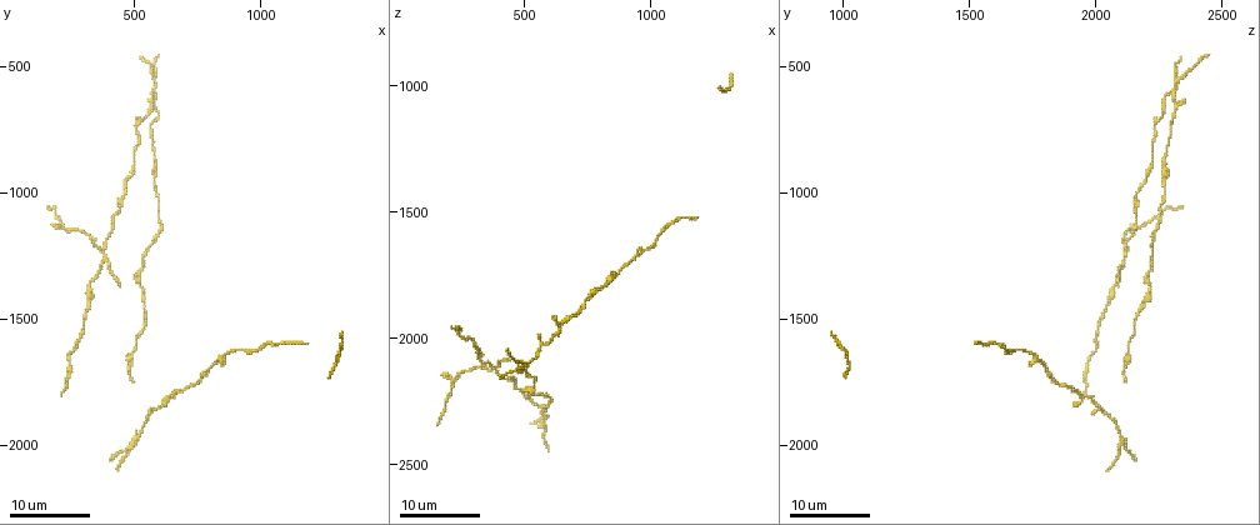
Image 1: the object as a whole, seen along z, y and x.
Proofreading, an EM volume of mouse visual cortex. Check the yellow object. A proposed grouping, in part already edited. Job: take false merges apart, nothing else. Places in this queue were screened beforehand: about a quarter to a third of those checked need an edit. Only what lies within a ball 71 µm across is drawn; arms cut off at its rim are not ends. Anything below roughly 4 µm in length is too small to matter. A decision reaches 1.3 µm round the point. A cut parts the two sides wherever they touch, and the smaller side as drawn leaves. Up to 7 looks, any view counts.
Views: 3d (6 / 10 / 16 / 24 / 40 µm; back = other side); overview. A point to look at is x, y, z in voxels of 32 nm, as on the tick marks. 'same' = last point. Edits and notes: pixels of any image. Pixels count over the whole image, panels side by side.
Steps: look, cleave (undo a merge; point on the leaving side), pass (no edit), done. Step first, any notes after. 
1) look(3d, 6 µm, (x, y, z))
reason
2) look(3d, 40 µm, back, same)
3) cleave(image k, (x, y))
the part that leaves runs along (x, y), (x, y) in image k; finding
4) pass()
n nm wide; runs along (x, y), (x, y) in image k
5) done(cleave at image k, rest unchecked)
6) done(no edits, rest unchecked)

look(3d, 24 µm, (570, 880, 2270))
thick turns thin

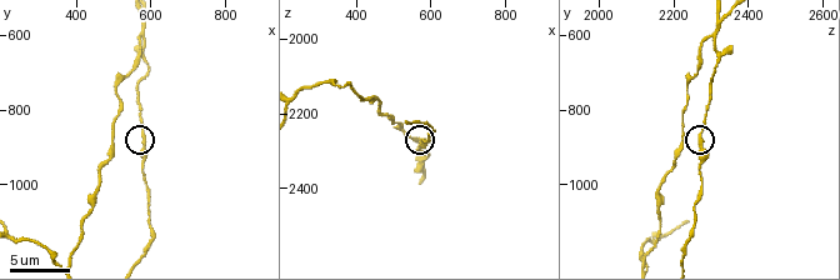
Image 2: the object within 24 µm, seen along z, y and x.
look(3d, 6 µm, (580, 870, 2270))
closer look

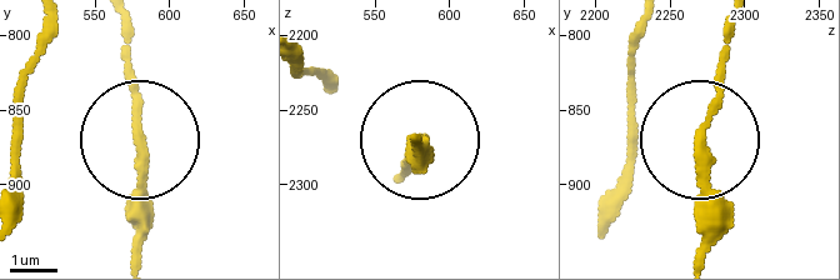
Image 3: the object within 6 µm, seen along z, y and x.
pass()
runs along (136, 259), (125, 20) in image 3; one neuron here

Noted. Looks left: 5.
look(3d, 24 µm, (360, 1220, 2120))
a fork

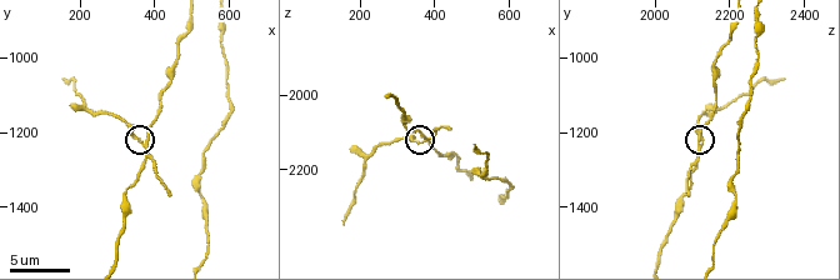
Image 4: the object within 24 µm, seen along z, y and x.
look(3d, 6 µm, (370, 1230, 2120))

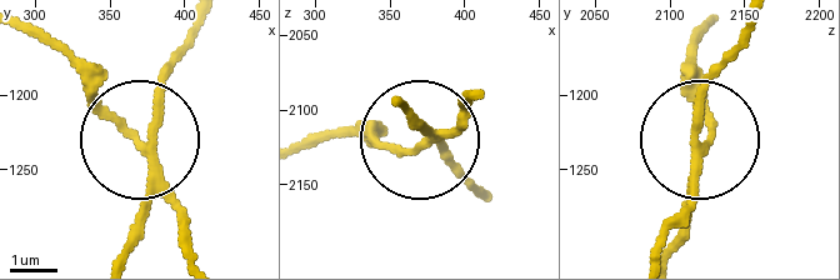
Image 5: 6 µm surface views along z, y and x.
cleave(image 5, (184, 220))
3 arms; the part that leaves runs along (151, 159), (68, 56), (20, 28) in image 5; a second neuron is stuck on

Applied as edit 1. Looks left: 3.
look(overview)

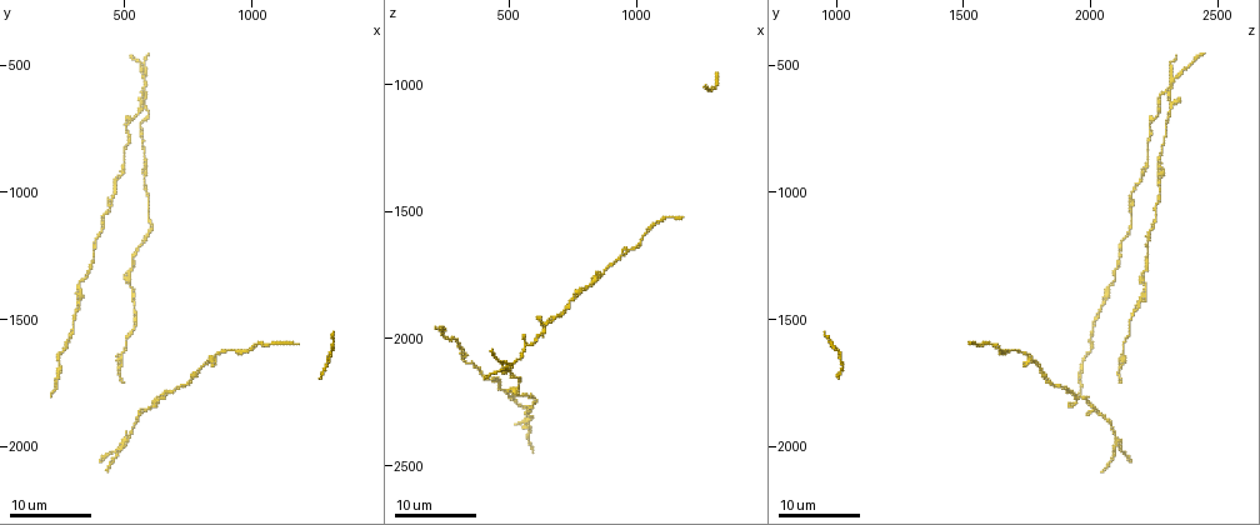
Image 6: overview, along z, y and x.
look(3d, 16 µm, (450, 1000, 2170))
calibre changes

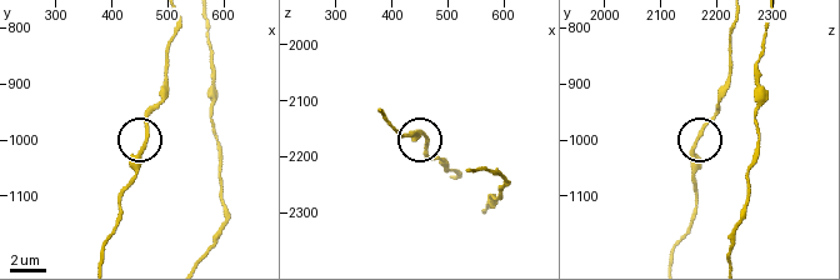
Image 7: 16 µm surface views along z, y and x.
look(3d, 10 µm, (460, 1005, 2165))
zoom in

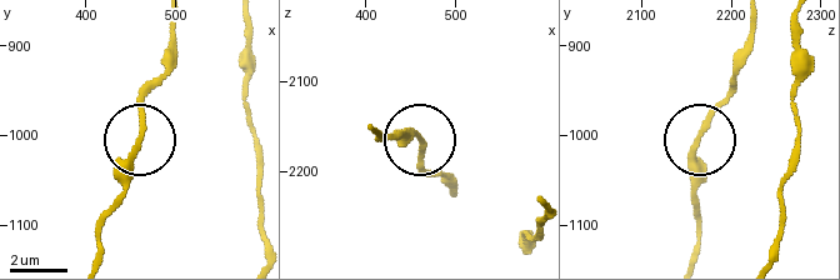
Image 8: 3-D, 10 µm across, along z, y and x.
pass()
all the same neuron

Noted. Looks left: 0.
done(cleave at image 5, rest unchecked)

